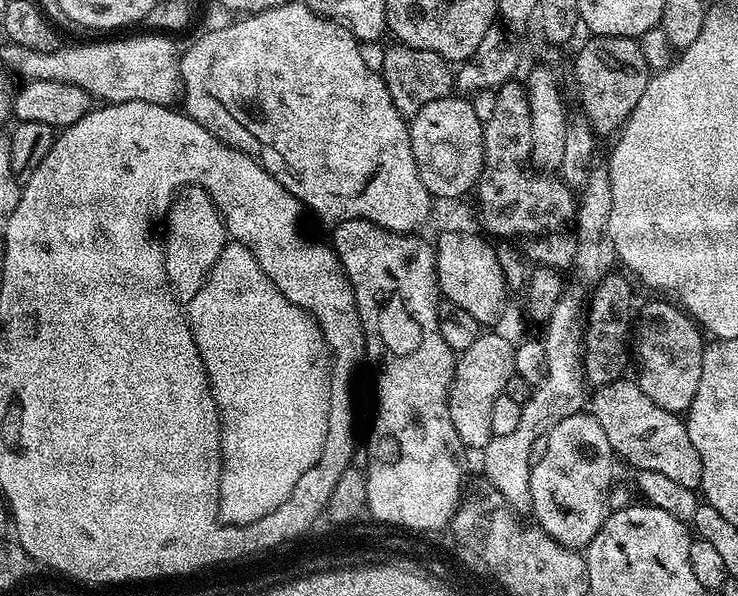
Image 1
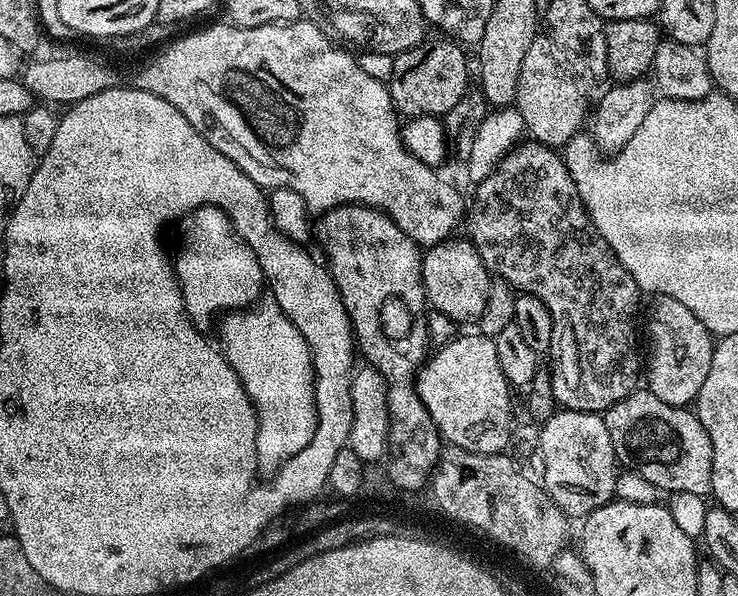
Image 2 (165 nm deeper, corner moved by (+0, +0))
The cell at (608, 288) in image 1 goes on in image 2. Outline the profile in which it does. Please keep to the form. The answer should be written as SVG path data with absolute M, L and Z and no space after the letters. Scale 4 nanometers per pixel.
M527 142L517 144L481 184L475 185L476 197L470 200L470 207L466 212L466 228L468 224L466 236L478 250L482 262L493 277L506 281L511 288L516 289L517 293L538 298L546 306L546 310L550 310L550 318L554 322L554 338L550 349L550 357L552 356L550 375L552 377L552 397L555 403L561 409L570 412L603 414L608 411L610 406L614 406L622 398L637 391L639 384L636 383L639 380L641 383L642 380L642 348L641 345L640 348L636 345L636 311L640 308L642 289L634 282L634 278L628 273L626 266L622 266L622 262L618 262L614 250L610 250L606 238L602 238L602 234L588 217L588 211L584 209L584 203L578 194L578 186L570 174L567 163L562 159L561 153L547 147L542 142L532 143L534 144L527 144Z

